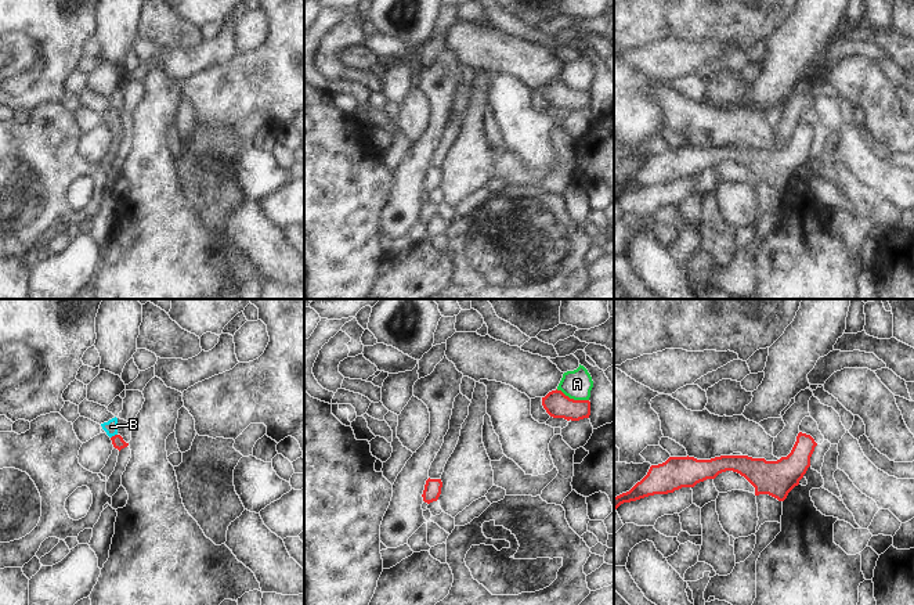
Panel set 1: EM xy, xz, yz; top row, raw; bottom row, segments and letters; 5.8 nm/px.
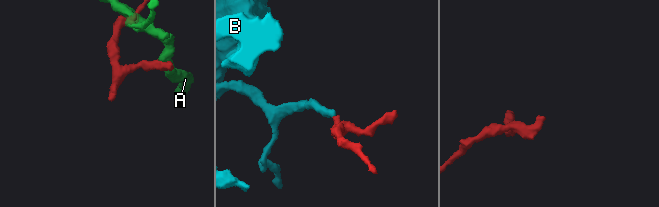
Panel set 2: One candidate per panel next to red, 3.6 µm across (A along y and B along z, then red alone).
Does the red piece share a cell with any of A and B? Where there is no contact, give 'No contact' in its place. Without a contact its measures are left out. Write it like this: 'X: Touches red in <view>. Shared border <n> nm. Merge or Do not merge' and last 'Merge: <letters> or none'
A: Touches red in xz. Shared border 200 nm. Do not merge
B: Touches red in xy. Shared border 50 nm. Merge
Merge: B.

